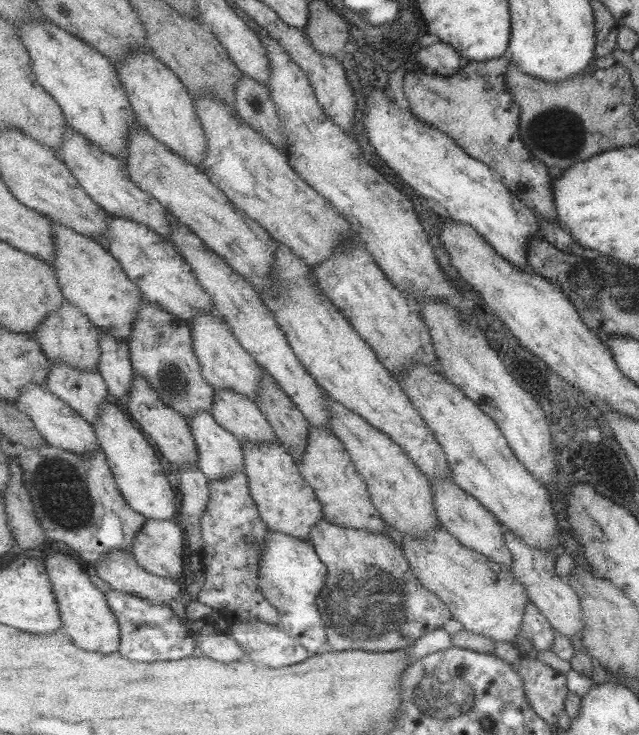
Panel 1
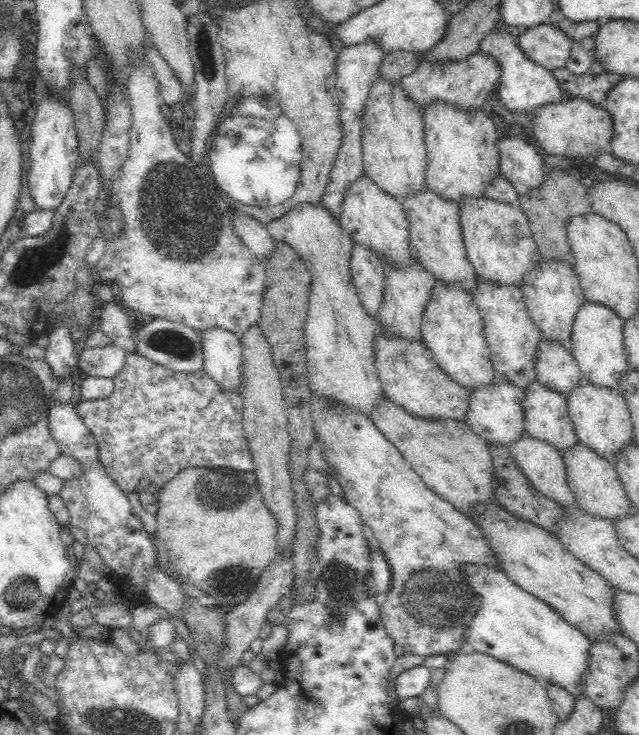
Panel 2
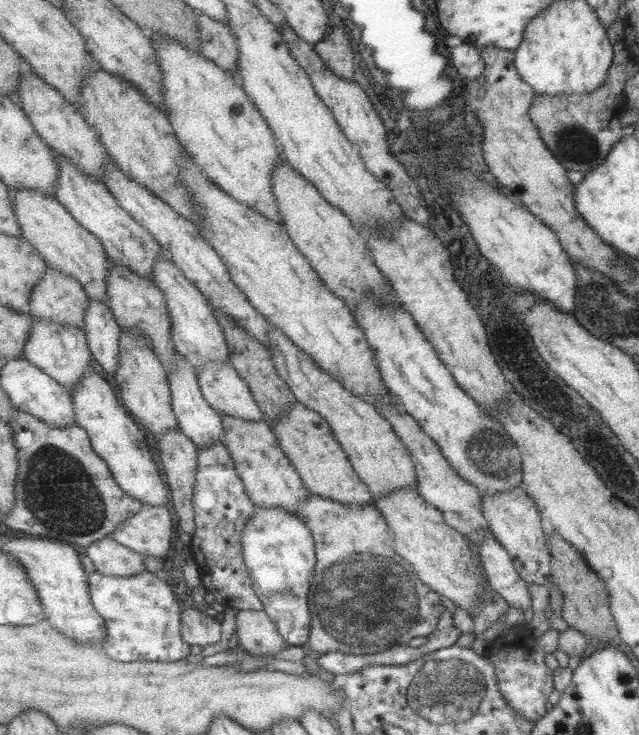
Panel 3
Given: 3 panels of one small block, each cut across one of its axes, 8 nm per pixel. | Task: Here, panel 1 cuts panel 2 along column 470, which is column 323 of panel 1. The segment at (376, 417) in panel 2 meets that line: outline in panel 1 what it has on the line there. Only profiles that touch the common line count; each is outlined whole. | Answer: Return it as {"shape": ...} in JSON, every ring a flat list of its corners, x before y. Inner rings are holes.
{"shape":[[310,427,309,446,305,451,304,462,299,466,302,475,322,501,325,520,347,528,384,532,389,536,389,528,382,513,375,506,367,481,358,472,355,461,346,450,346,445,334,434,333,429]]}

